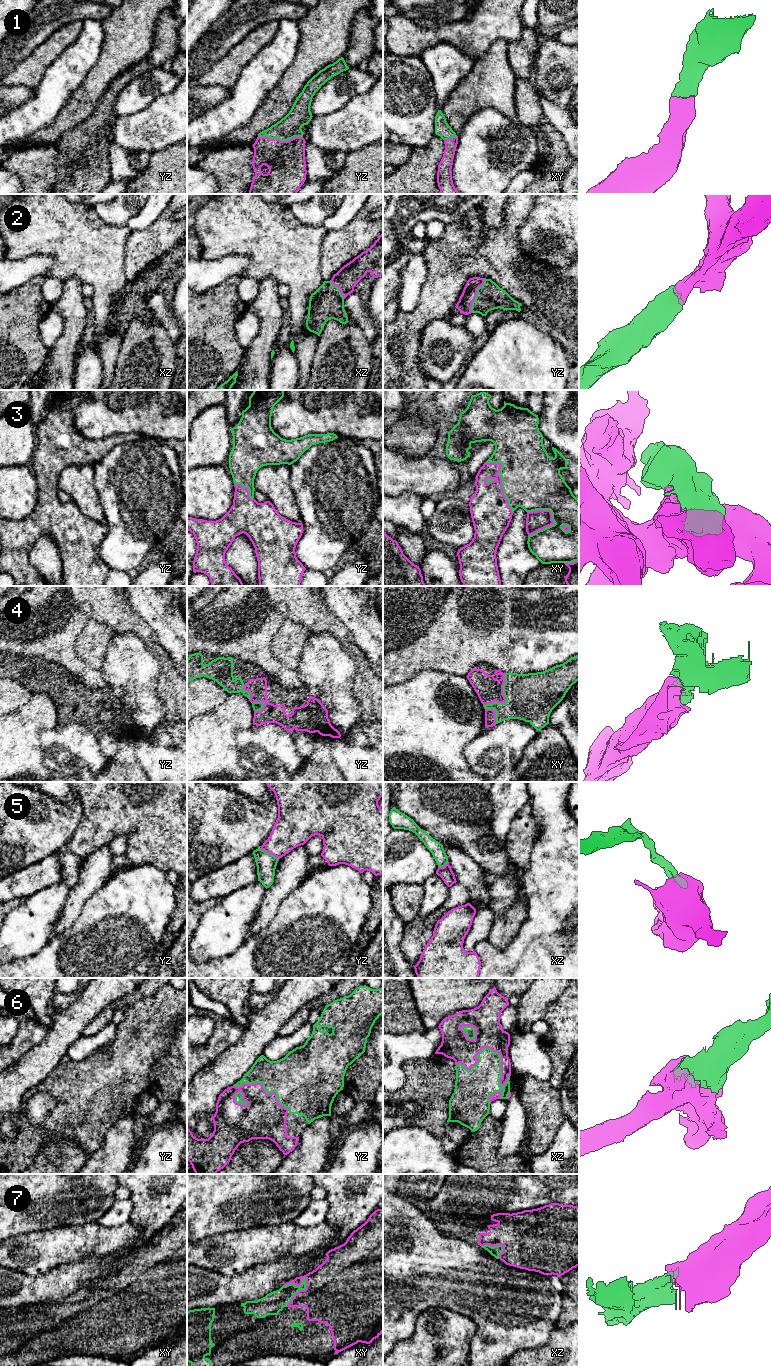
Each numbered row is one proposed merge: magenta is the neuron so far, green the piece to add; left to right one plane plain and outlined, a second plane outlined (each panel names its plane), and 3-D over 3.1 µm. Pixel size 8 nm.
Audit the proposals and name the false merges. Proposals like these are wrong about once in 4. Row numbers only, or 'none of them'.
5

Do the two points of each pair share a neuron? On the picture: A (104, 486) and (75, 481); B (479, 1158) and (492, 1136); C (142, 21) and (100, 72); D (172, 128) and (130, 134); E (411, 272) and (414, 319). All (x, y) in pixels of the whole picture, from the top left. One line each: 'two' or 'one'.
A: two
B: one
C: one
D: one
E: two

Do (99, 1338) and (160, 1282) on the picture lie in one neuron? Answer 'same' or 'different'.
same

